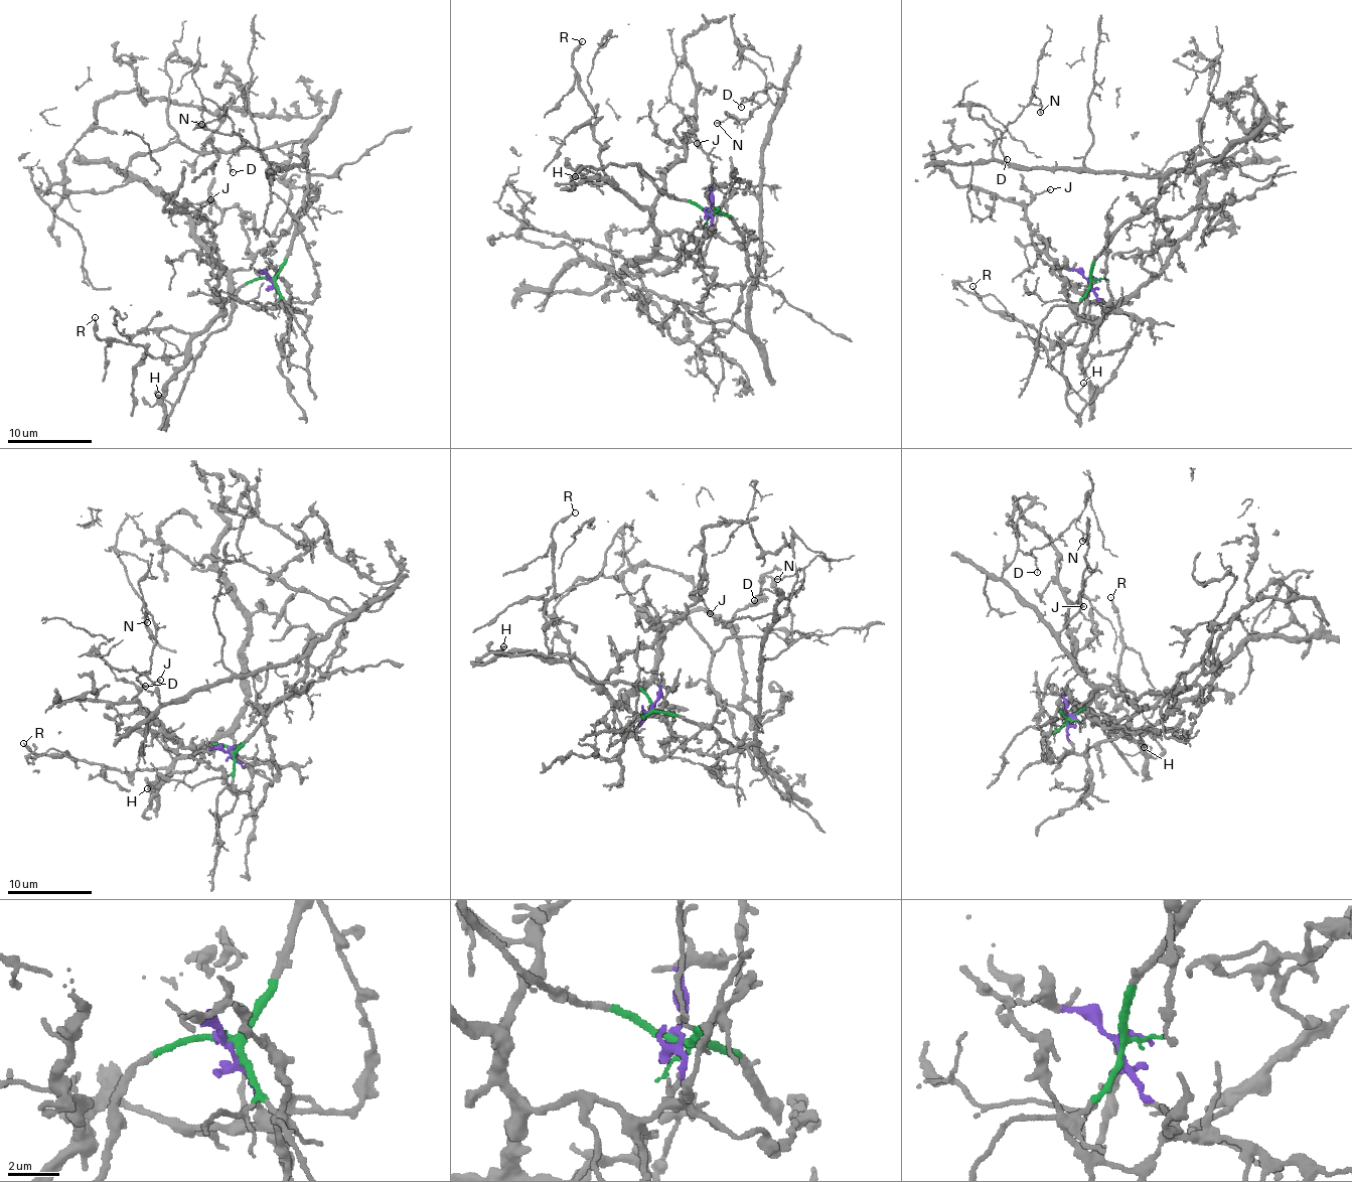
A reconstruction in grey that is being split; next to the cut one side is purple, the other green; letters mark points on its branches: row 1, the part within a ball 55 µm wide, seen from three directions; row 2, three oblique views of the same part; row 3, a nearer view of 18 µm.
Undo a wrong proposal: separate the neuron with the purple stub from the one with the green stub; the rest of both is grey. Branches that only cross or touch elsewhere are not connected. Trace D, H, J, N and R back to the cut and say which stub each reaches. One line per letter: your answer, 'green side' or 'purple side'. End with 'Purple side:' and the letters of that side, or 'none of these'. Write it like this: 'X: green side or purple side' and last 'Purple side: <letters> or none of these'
D: green side
H: green side
J: purple side
N: green side
R: purple side
Purple side: J, R

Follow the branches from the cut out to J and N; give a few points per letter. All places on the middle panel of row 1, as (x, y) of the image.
J: (711, 212), (700, 237), (661, 235), (652, 224), (665, 171), (686, 157), (695, 123), (687, 118), (698, 143)
N: (711, 212), (733, 218), (756, 277), (762, 140), (778, 106), (768, 99), (749, 119), (727, 114), (717, 123)

